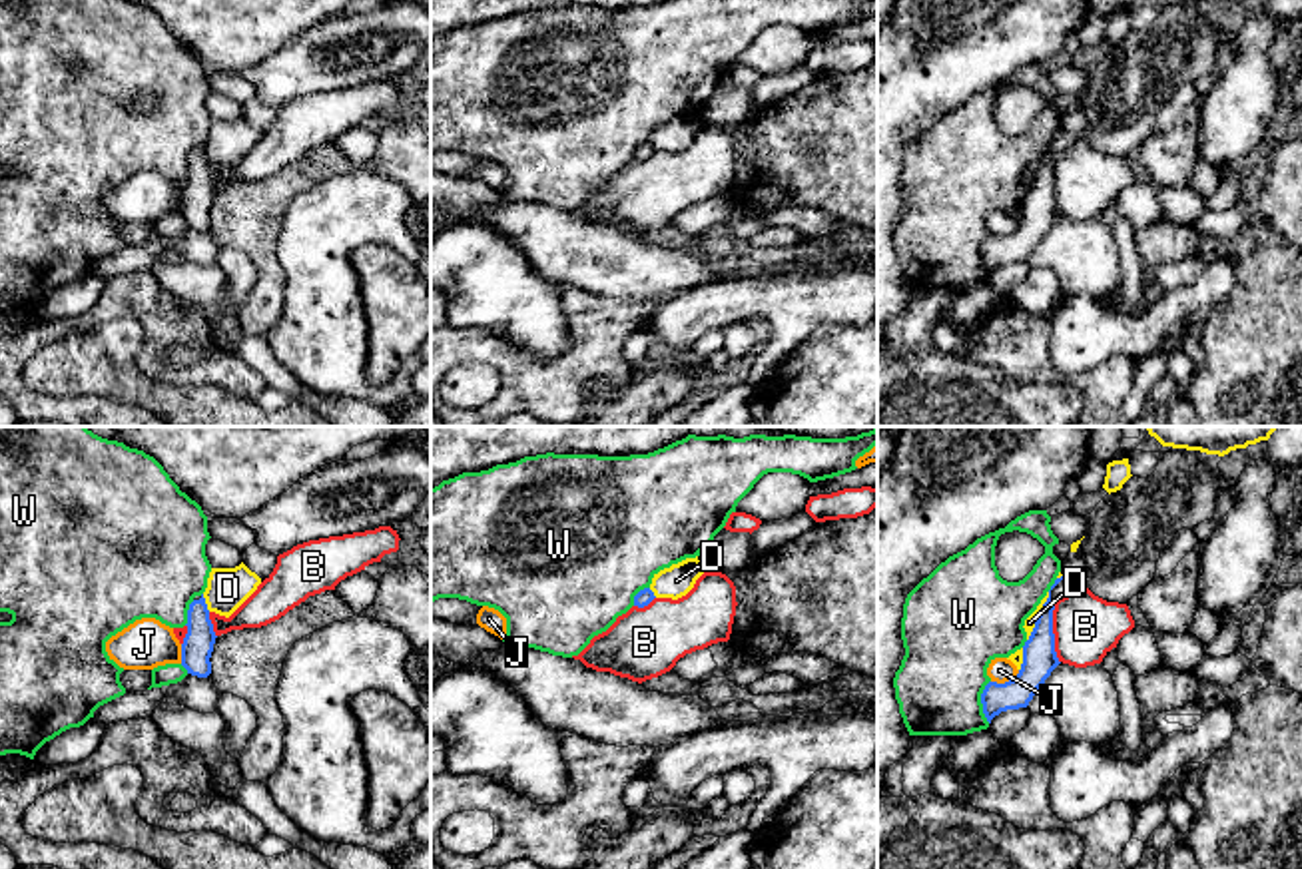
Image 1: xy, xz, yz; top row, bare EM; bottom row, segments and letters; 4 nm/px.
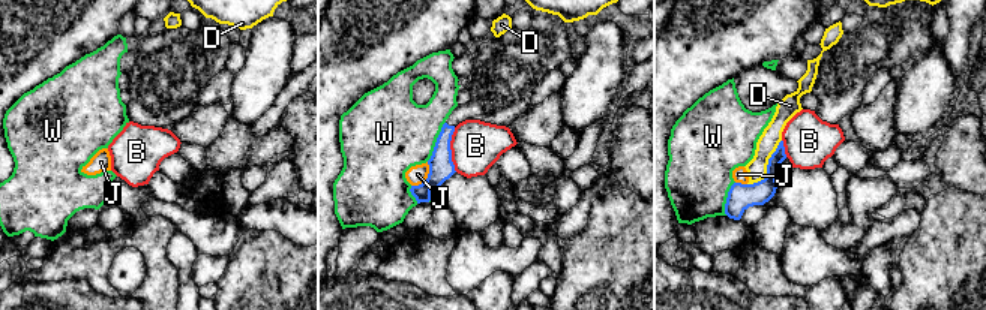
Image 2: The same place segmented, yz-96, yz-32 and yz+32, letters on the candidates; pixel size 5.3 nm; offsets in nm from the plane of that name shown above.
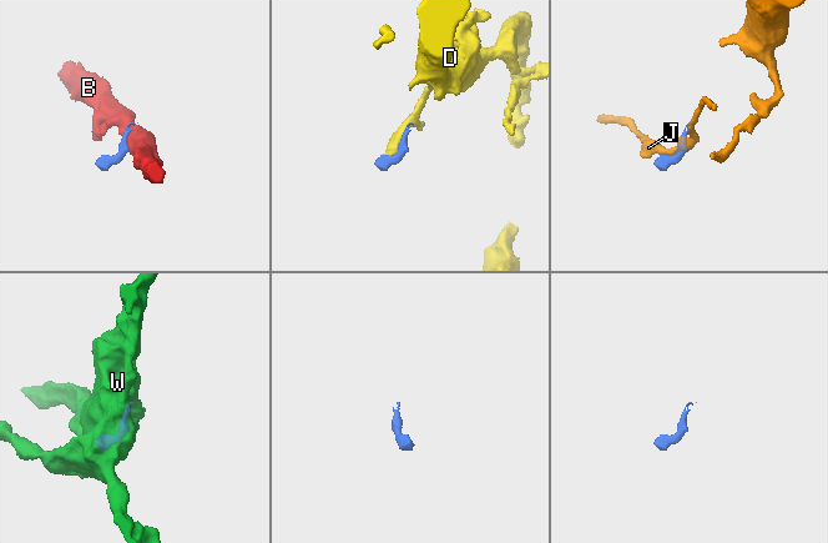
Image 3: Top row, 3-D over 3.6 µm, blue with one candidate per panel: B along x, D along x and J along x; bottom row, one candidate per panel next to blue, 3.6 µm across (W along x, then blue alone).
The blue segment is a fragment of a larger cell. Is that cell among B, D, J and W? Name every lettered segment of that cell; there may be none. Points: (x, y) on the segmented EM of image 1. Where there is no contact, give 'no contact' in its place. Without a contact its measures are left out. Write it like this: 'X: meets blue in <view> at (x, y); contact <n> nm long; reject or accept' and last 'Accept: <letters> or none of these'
B: meets blue in yz at (1051, 632); contact 240 nm long; reject
D: meets blue in yz at (1037, 616); contact 220 nm long; reject
J: meets blue in yz at (1005, 682); contact 130 nm long; reject
W: meets blue in yz at (981, 702); contact 180 nm long; reject
Accept: none of these

